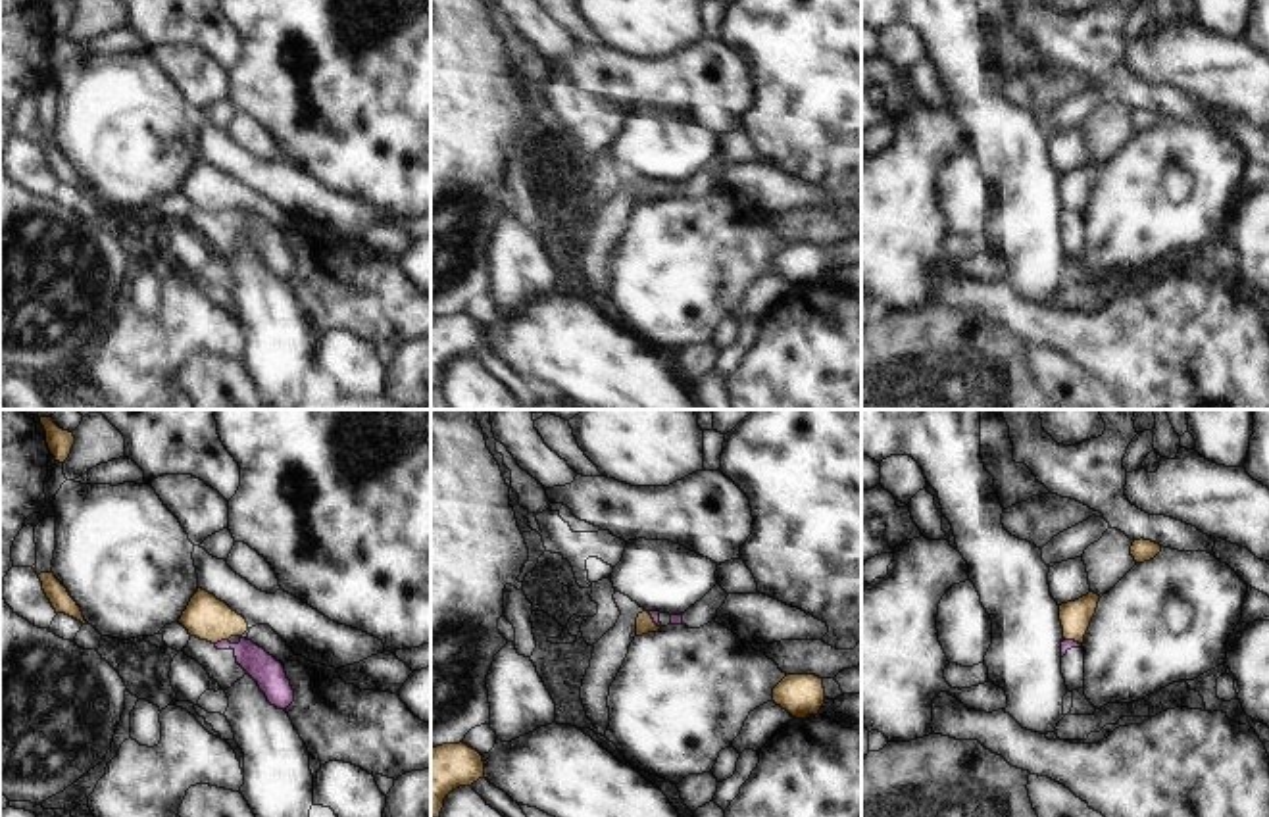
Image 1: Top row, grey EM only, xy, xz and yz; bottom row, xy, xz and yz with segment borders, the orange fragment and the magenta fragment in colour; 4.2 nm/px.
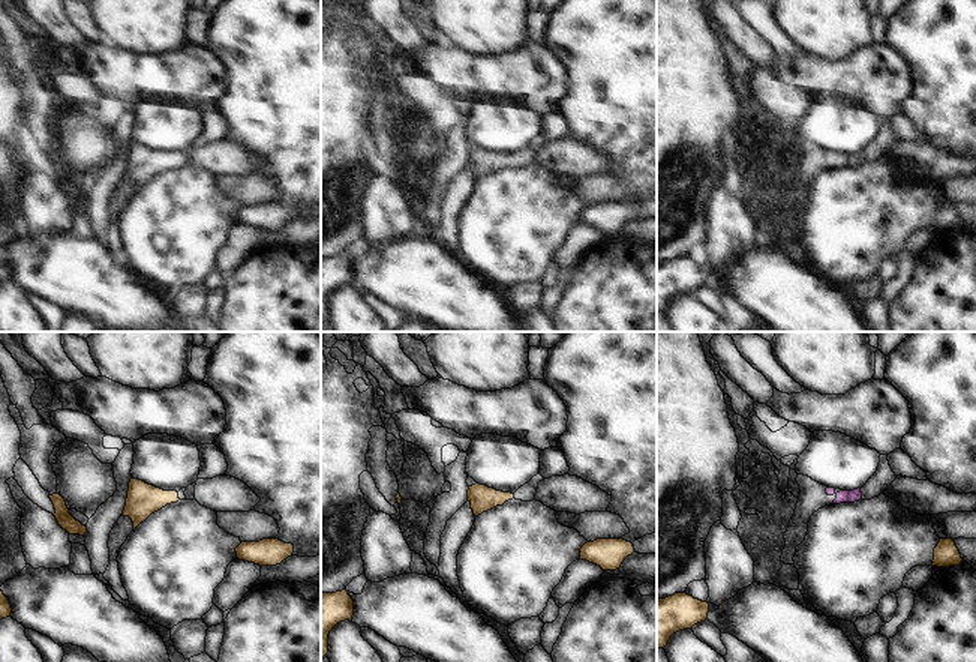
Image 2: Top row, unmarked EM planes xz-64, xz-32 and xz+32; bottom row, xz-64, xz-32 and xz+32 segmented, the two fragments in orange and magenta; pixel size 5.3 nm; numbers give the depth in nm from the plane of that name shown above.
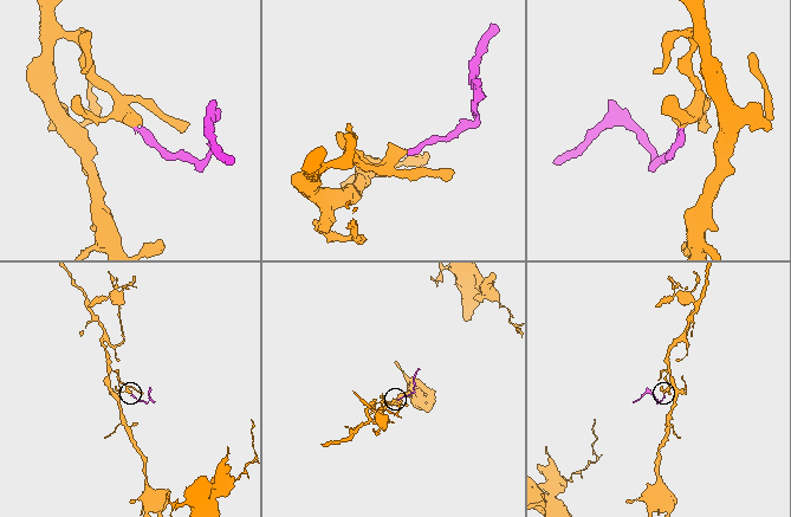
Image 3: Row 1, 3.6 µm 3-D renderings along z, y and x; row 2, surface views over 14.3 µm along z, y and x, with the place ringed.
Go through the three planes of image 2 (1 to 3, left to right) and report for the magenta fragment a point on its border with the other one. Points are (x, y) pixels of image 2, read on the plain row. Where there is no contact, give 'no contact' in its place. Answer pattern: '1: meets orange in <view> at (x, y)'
1: no contact
2: no contact
3: no contact

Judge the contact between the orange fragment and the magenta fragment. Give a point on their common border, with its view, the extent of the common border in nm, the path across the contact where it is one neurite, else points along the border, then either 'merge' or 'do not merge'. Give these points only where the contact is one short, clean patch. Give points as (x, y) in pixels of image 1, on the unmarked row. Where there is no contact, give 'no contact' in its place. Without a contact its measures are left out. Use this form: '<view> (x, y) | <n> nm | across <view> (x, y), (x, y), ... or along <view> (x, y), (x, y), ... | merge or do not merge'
xy (222, 208) | 60 nm | along xy (227, 208), (216, 214) | do not merge

